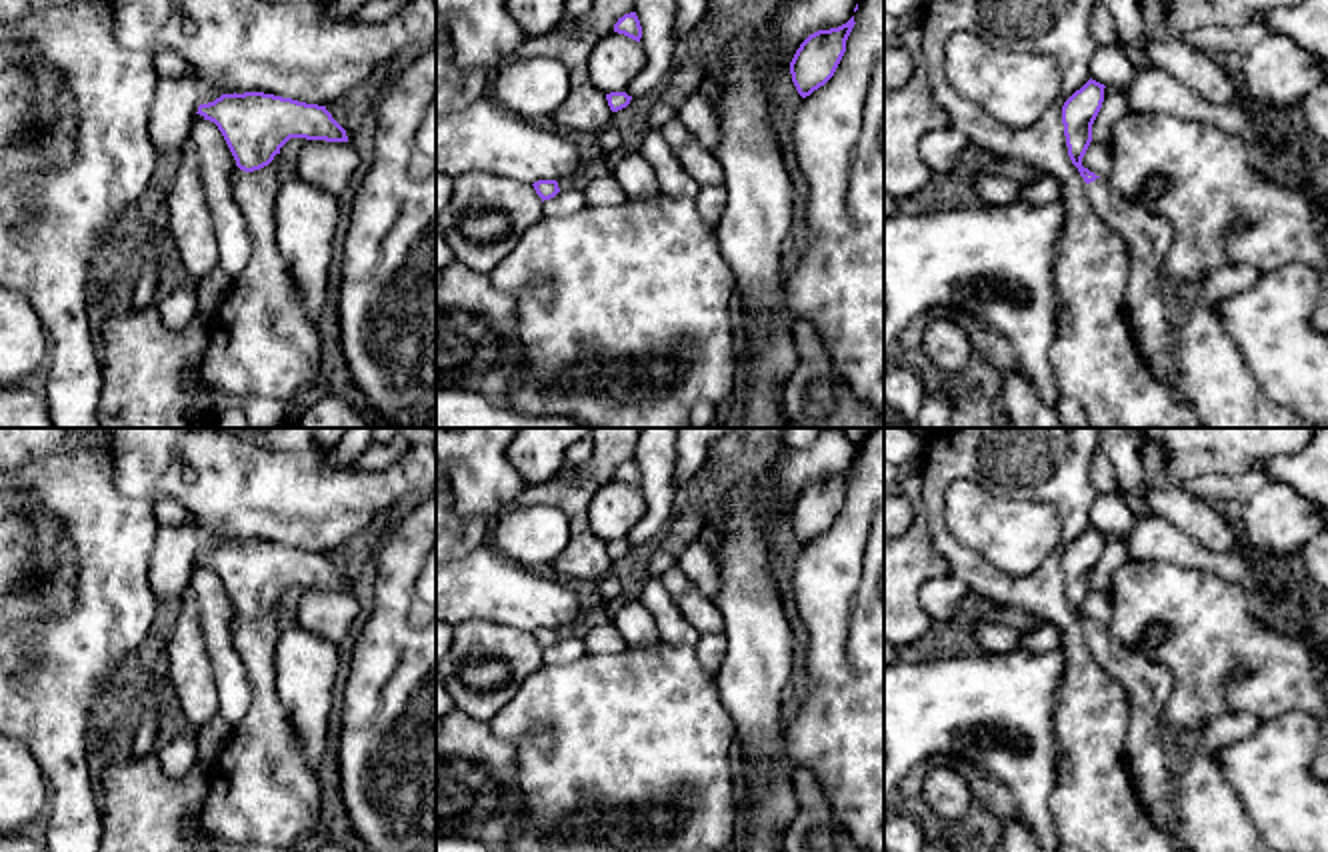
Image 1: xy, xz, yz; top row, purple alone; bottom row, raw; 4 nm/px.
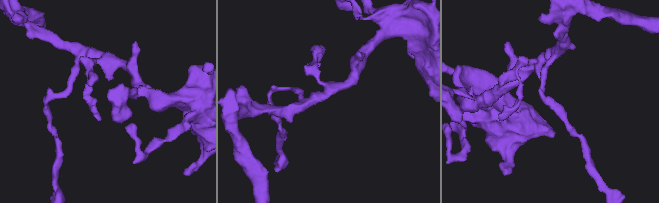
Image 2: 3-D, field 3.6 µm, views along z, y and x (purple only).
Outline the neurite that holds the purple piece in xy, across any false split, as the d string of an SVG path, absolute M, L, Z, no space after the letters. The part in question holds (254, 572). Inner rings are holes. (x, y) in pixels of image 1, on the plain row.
M264 540L222 542L196 562L218 574L244 620L268 614L290 586L348 590L326 554Z

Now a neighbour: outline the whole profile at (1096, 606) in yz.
M1092 588L1082 606L1082 614L1100 626L1106 626L1112 618L1110 594Z

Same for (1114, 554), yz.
M1106 534L1102 556L1092 572L1092 588L1108 594L1114 572L1128 560L1126 542L1114 534Z

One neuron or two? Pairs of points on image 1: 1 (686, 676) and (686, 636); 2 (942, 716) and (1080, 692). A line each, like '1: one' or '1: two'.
1: two
2: two

